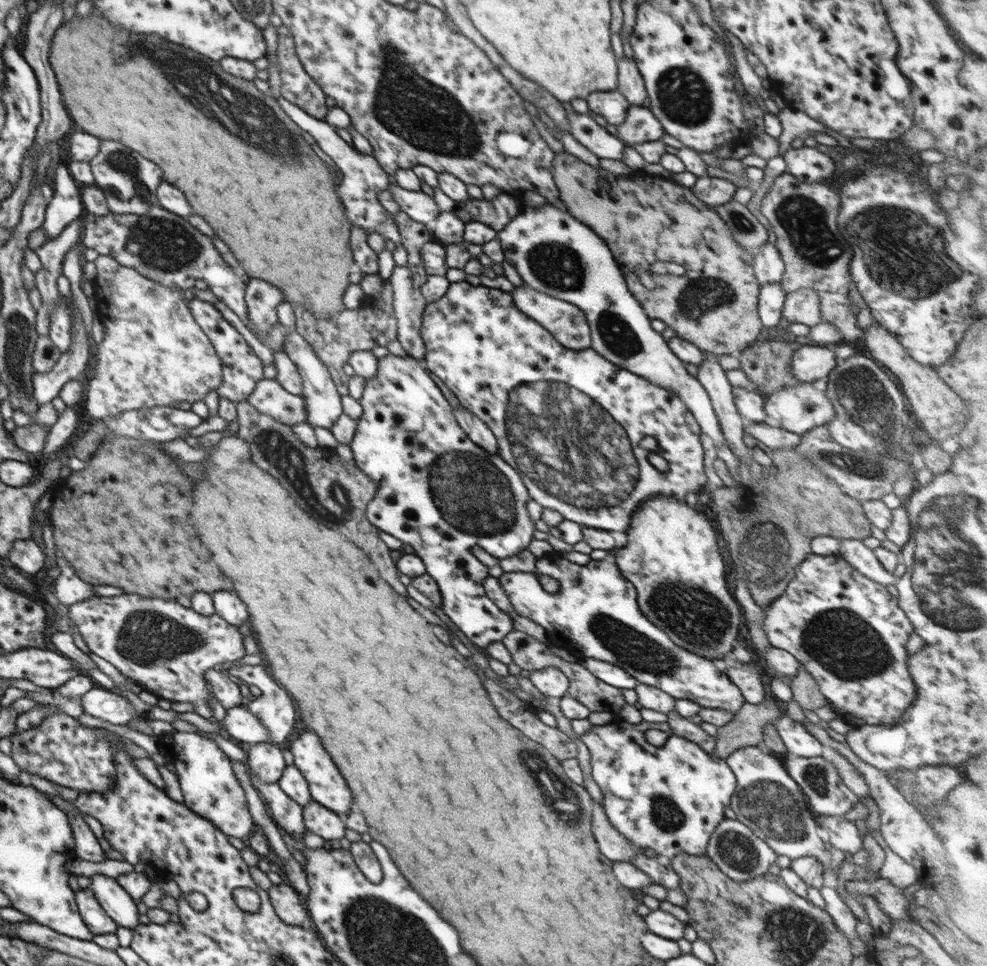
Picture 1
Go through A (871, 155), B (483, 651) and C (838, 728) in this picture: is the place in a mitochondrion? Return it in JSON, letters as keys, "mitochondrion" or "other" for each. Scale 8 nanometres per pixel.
{"A":"other","B":"other","C":"other"}

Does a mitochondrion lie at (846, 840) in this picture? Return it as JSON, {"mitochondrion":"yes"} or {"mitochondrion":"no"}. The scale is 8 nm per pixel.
{"mitochondrion":"no"}

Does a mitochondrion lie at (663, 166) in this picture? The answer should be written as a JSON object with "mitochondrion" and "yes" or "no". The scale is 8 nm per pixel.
{"mitochondrion":"no"}

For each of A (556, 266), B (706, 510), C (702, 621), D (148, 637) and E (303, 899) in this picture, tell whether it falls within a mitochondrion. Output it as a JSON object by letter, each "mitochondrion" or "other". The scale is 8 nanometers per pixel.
{"A":"mitochondrion","B":"other","C":"mitochondrion","D":"mitochondrion","E":"other"}

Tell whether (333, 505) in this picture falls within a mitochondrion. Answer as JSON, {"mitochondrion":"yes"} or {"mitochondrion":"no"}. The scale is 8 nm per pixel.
{"mitochondrion":"yes"}

